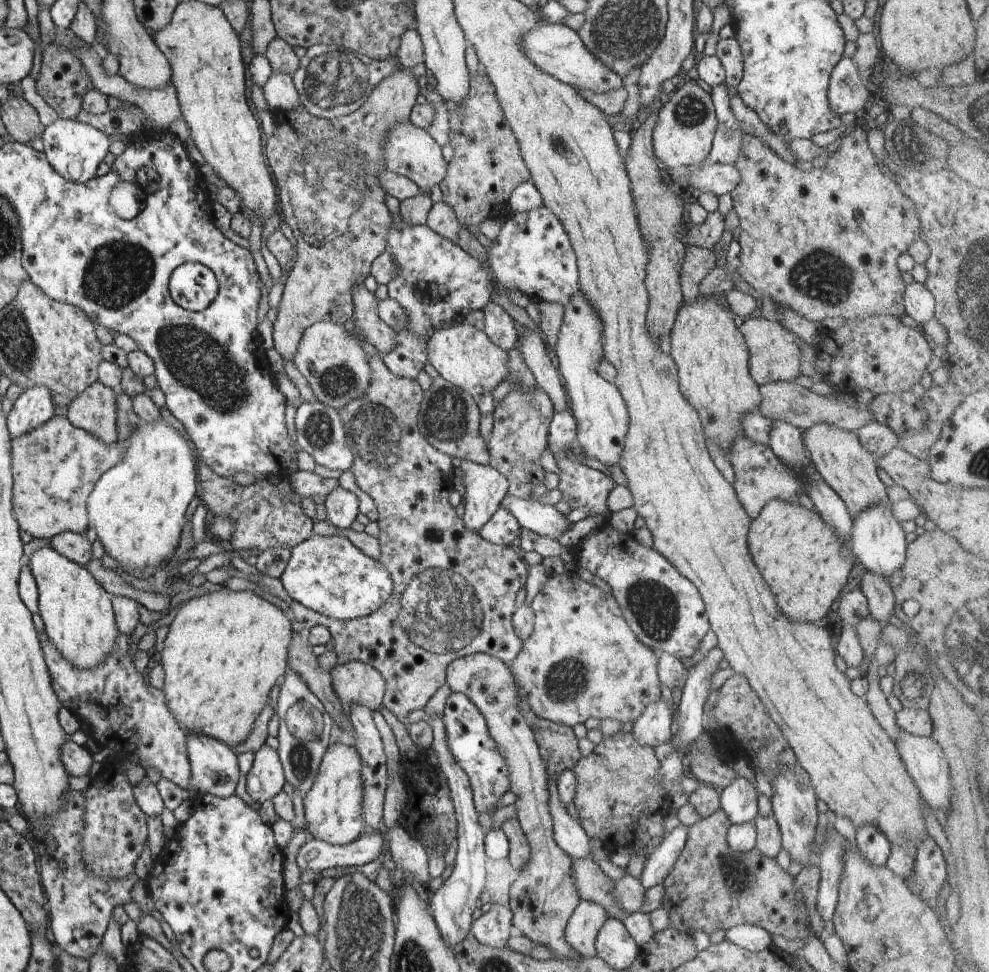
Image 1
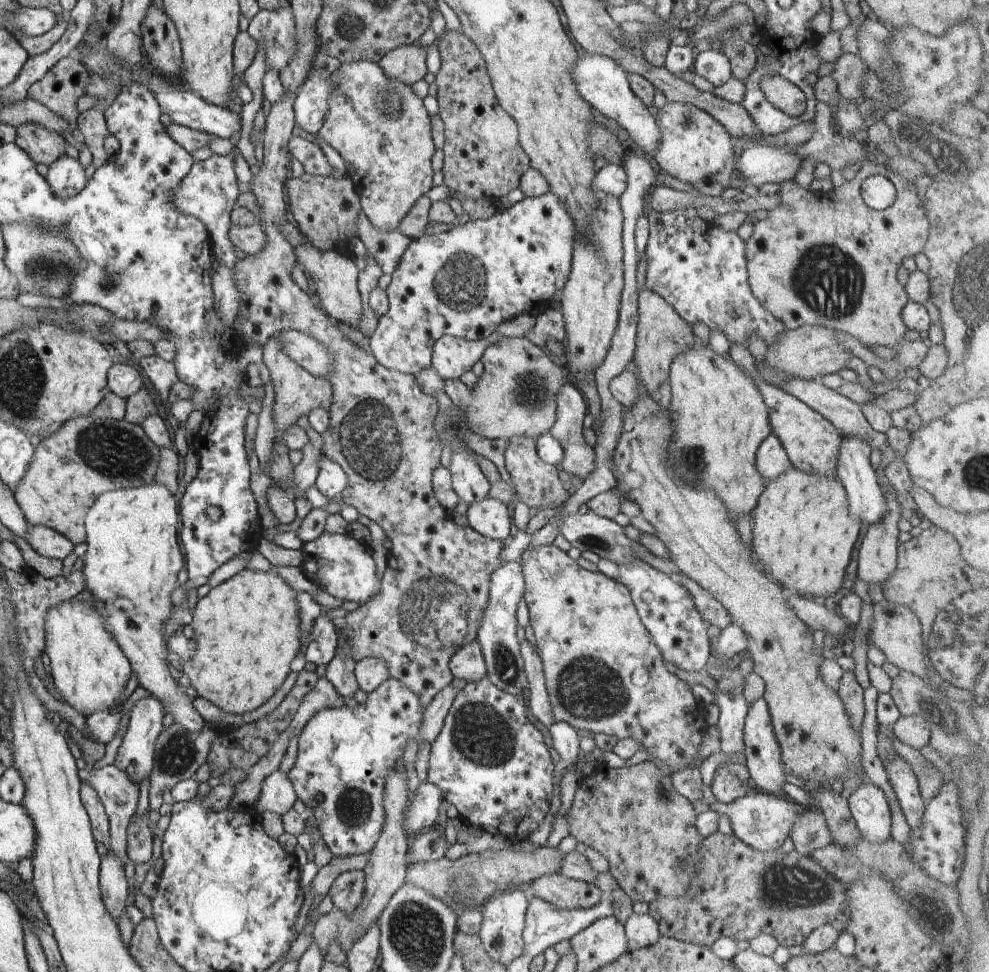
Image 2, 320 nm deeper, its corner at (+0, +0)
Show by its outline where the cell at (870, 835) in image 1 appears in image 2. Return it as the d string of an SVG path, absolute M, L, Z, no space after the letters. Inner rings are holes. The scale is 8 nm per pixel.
M867 781L858 787L849 798L849 807L862 838L882 843L891 836L890 807L878 785Z

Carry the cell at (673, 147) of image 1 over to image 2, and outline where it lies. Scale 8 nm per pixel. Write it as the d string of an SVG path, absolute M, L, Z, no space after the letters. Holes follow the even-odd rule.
M666 103L656 117L661 130L661 141L654 160L661 166L661 172L670 174L690 184L695 182L720 182L722 186L730 187L737 184L737 161L734 158L734 146L728 131L715 118L712 118L704 109L688 103Z

